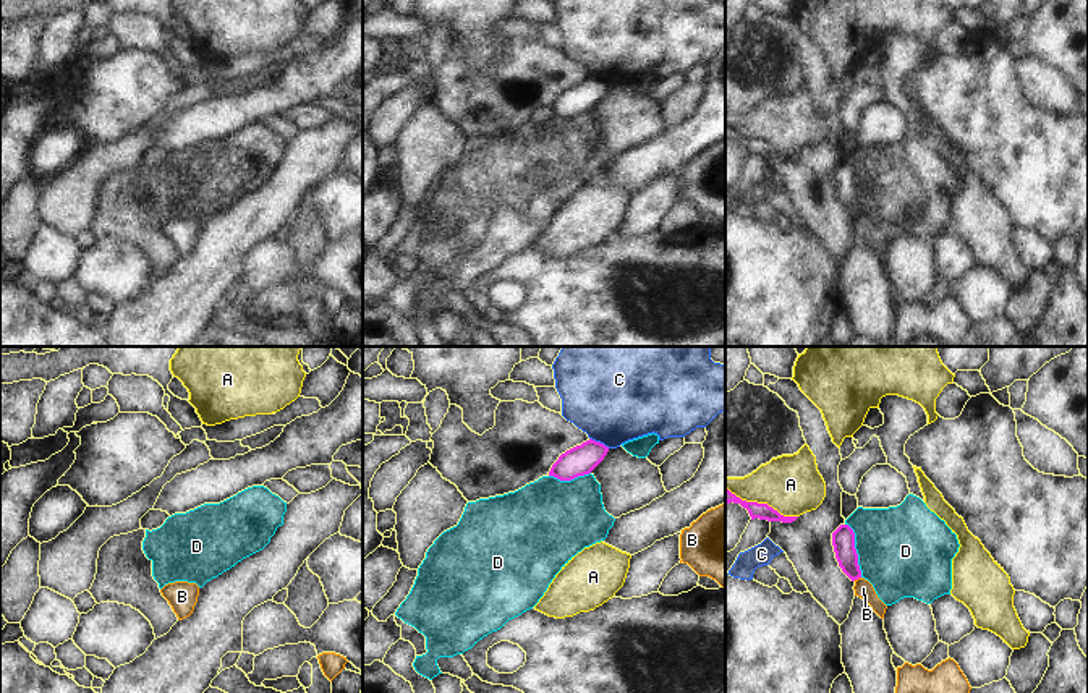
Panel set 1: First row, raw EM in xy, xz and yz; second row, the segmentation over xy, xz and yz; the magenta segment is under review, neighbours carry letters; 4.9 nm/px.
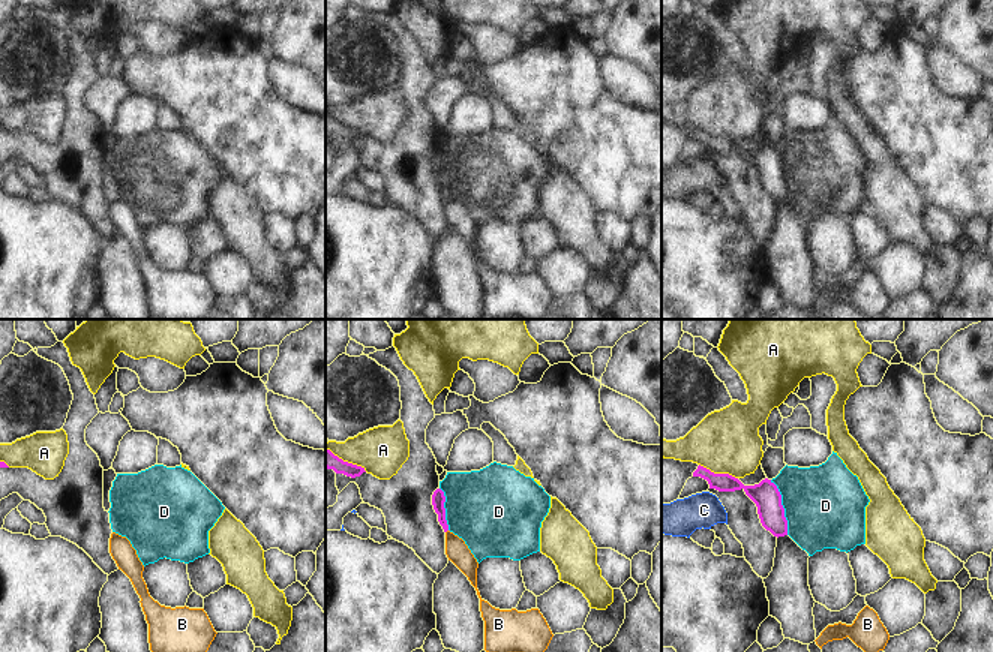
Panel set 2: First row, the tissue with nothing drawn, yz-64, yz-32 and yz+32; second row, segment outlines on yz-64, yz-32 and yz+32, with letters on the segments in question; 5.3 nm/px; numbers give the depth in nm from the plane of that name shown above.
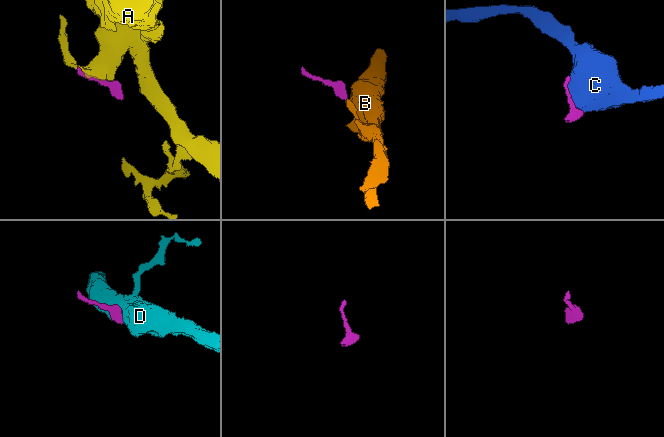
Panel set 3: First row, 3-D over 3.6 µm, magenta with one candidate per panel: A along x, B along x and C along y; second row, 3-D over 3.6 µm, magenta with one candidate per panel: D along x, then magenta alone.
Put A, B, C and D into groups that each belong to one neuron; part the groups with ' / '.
A / B / C / D

